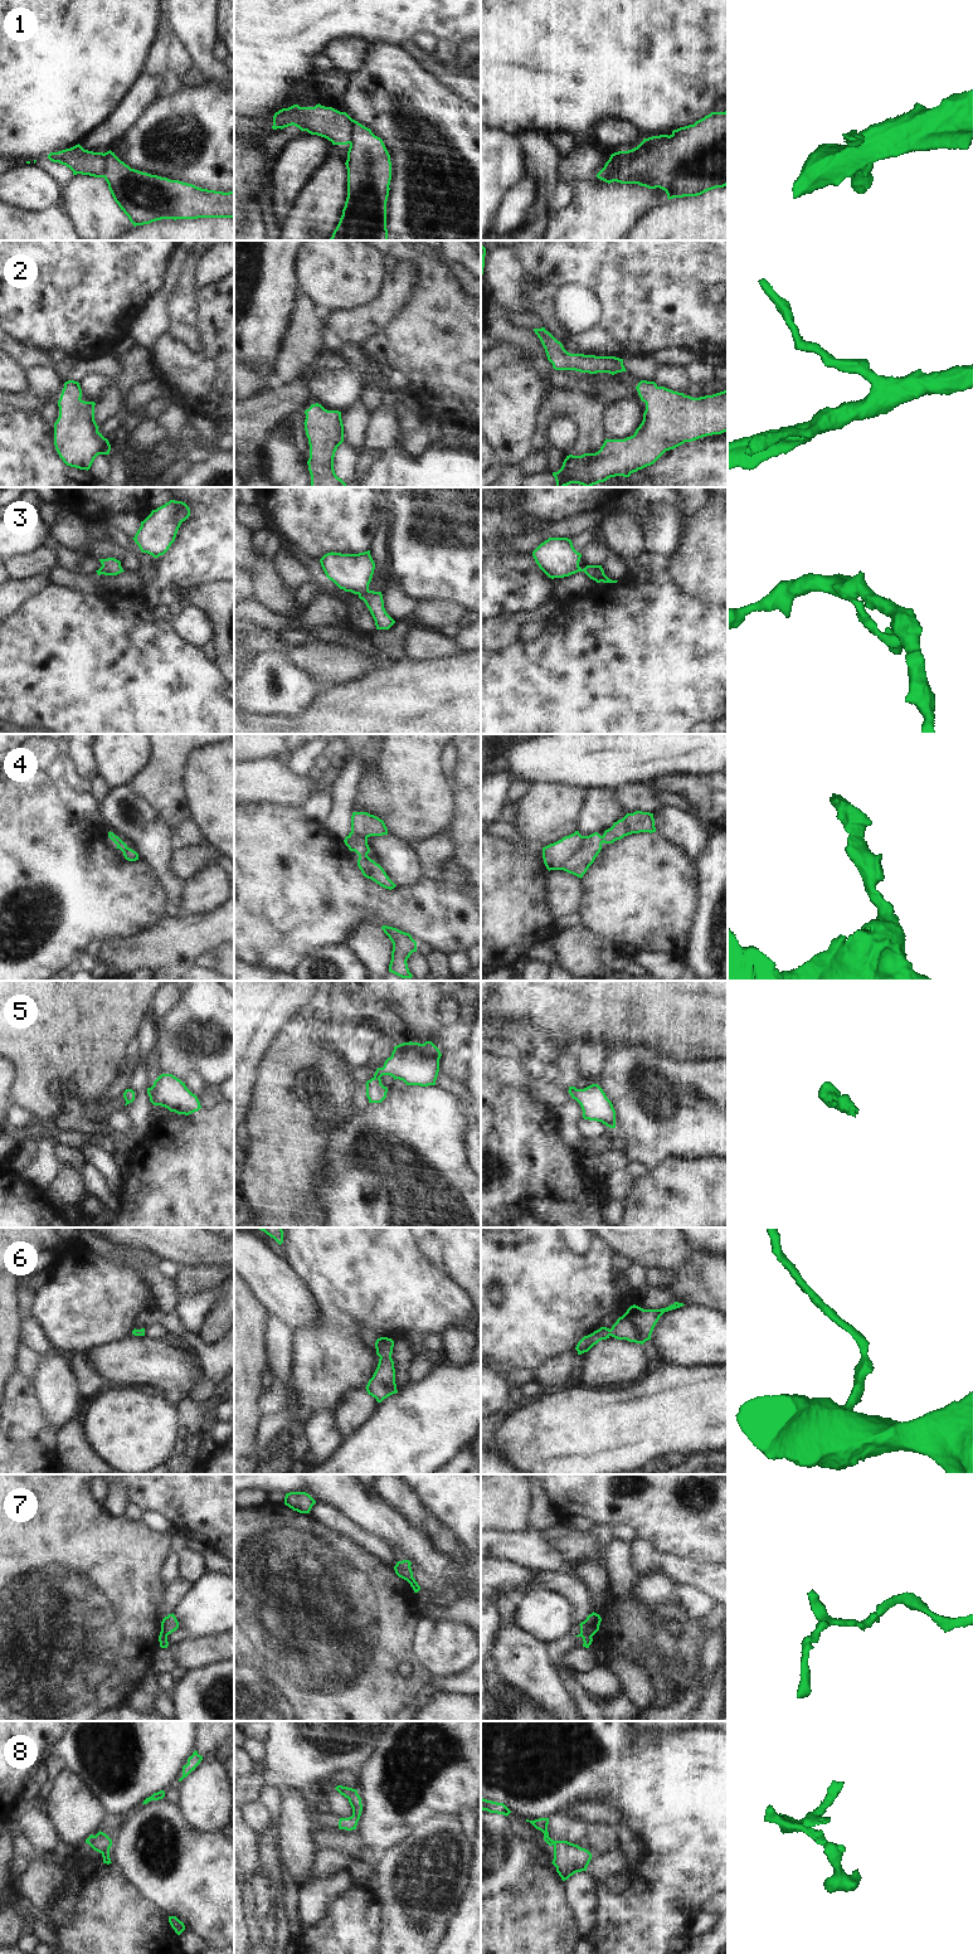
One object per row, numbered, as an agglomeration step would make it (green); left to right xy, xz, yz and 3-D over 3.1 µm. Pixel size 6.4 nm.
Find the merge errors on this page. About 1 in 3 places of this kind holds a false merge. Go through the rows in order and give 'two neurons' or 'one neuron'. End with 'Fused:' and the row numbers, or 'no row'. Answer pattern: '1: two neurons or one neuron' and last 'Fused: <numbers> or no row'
1: two neurons
2: one neuron
3: one neuron
4: one neuron
5: one neuron
6: one neuron
7: two neurons
8: one neuron
Fused: 1, 7

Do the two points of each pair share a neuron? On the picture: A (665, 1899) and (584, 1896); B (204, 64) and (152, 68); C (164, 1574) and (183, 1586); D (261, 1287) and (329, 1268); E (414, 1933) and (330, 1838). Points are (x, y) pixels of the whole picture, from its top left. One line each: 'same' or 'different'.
A: different
B: different
C: different
D: different
E: different

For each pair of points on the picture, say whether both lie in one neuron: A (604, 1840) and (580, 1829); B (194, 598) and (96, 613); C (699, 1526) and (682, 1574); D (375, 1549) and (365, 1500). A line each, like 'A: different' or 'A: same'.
A: different
B: different
C: different
D: different

